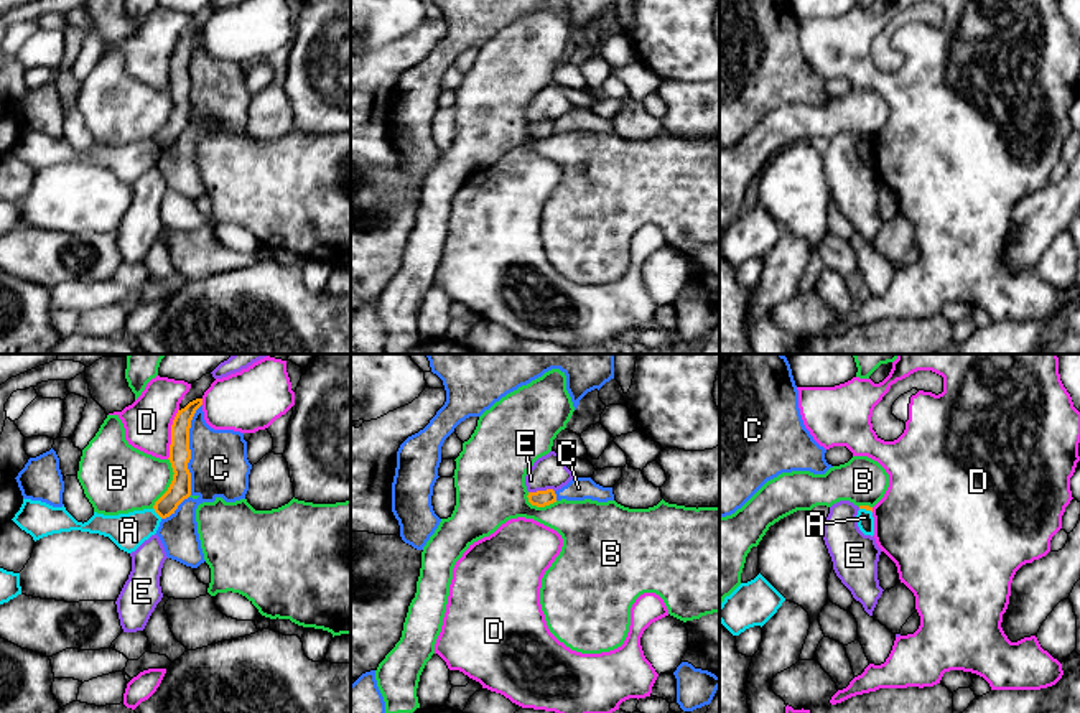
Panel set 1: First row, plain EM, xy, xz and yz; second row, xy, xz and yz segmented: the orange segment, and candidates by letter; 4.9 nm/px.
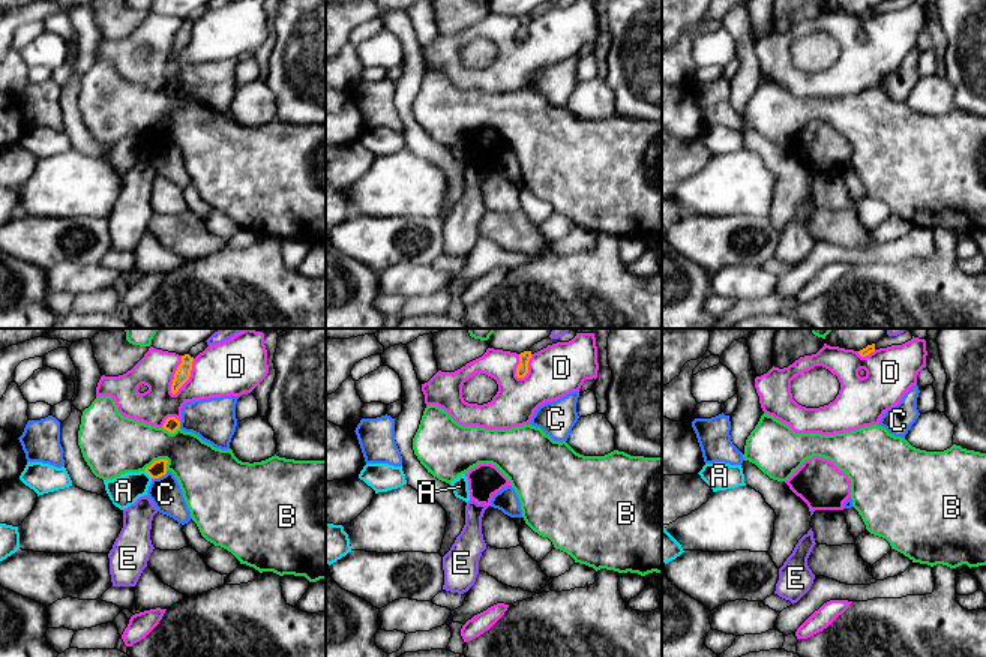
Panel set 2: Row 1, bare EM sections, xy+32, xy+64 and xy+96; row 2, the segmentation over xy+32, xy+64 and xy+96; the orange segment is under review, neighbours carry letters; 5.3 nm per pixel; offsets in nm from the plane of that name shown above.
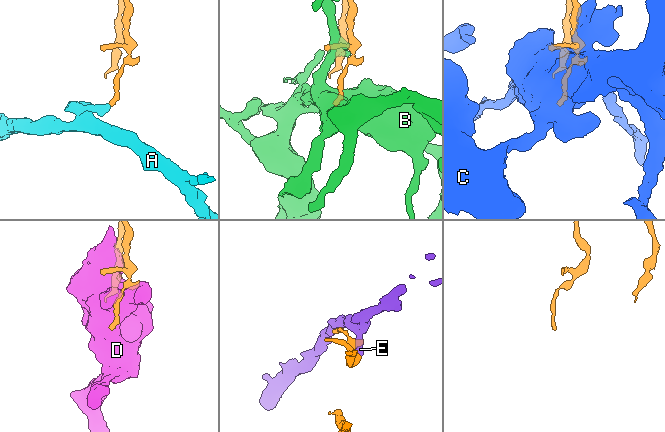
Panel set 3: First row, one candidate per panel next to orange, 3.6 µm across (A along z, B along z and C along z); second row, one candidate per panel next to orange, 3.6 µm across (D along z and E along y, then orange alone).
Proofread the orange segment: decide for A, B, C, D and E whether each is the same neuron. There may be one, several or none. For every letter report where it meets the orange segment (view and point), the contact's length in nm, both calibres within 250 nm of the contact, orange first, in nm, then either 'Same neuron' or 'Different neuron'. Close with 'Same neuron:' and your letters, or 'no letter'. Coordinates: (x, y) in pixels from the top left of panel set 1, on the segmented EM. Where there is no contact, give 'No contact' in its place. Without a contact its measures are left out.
A: Touches orange at xy (157, 512). Shared border 70 nm. Thickness 110 nm (orange) against 180 nm. Different neuron
B: Touches orange at xy (172, 483). Shared border 260 nm. Thickness 110 nm (orange) against 320 nm. Different neuron
C: Touches orange at xy (188, 461). Shared border 600 nm. Thickness 110 nm (orange) against 280 nm. Different neuron
D: Touches orange at xy (172, 433). Shared border 260 nm. Thickness 110 nm (orange) against 240 nm. Different neuron
E: Touches orange at xz (540, 491). Shared border 130 nm. Thickness 80 nm (orange) against 160 nm. Different neuron
Same neuron: no letter

